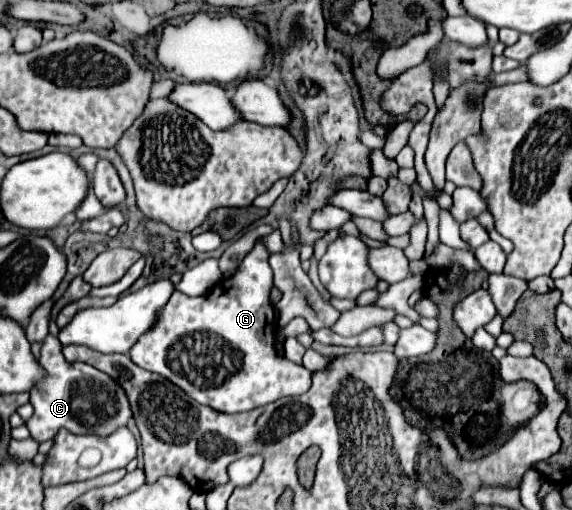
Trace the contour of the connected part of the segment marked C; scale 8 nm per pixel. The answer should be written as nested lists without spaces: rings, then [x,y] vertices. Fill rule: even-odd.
[[[48,335],[44,339],[40,363],[48,371],[48,377],[44,385],[32,389],[30,403],[34,405],[34,415],[26,421],[26,427],[36,441],[42,443],[54,439],[60,429],[68,429],[74,435],[106,437],[120,427],[126,427],[132,419],[132,407],[126,391],[112,377],[102,371],[96,371],[88,363],[68,363],[56,337]]]

